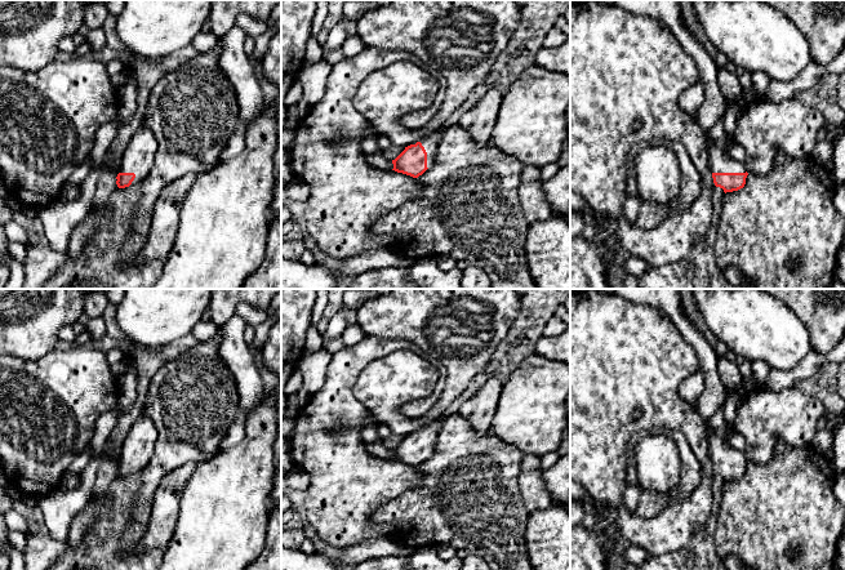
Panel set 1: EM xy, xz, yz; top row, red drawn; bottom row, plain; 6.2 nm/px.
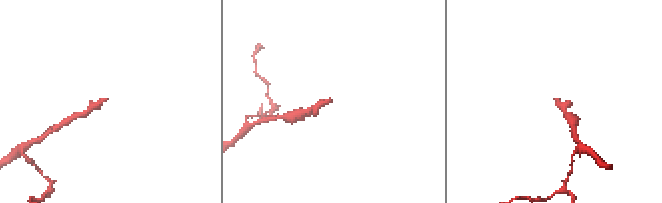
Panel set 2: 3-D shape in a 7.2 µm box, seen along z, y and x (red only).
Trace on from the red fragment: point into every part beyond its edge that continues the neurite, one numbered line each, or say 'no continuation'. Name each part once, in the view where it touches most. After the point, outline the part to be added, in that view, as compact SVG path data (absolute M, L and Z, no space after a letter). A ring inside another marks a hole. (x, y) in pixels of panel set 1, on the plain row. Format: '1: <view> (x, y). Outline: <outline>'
1: yz (720, 450). Outline: M706 422L710 437L710 457L712 462L746 462L743 451L734 449L725 437L720 437Z

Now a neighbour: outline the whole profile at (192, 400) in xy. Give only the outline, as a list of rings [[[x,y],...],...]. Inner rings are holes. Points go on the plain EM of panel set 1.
[[[219,337],[200,342],[195,347],[165,361],[154,378],[146,396],[142,415],[148,417],[156,429],[155,453],[141,472],[138,491],[130,525],[120,538],[119,553],[124,555],[146,534],[152,511],[154,495],[164,476],[184,463],[204,463],[223,447],[222,441],[230,426],[239,418],[239,393],[235,378],[219,356]]]

